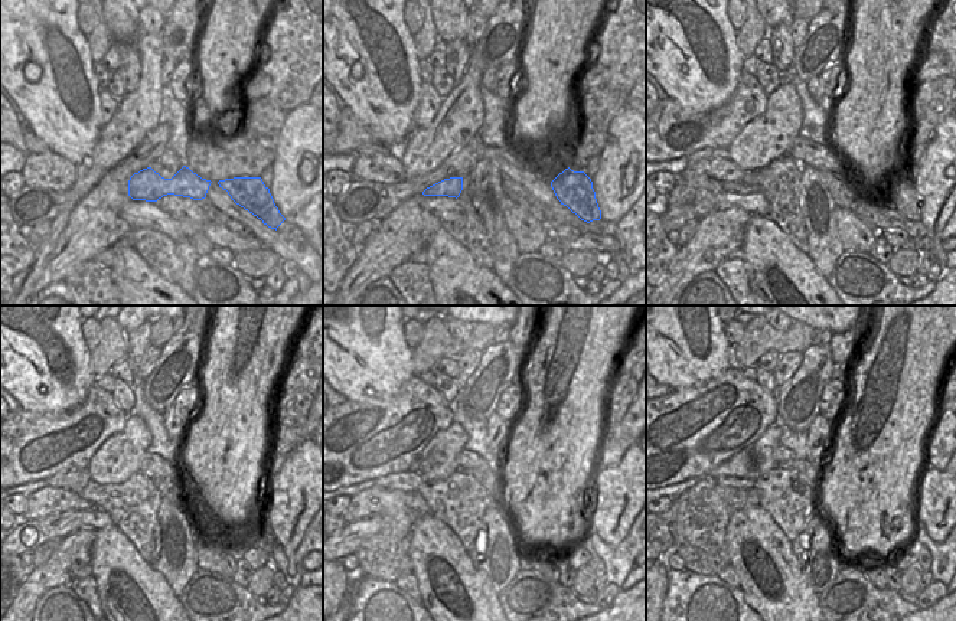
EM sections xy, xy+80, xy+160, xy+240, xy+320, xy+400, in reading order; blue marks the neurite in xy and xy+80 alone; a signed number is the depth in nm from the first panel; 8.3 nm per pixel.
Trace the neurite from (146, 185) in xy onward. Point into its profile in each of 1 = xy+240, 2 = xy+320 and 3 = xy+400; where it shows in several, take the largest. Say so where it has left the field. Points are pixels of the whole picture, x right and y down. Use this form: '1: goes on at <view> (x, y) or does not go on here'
1: goes on at xy+240 (48, 500)
2: goes on at xy+320 (365, 503)
3: goes on at xy+400 (675, 502)

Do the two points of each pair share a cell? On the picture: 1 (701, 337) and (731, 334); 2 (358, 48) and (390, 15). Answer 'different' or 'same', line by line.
1: different
2: same

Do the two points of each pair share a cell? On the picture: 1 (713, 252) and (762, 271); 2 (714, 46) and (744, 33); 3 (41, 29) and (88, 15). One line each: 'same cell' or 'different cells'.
1: different cells
2: different cells
3: different cells

